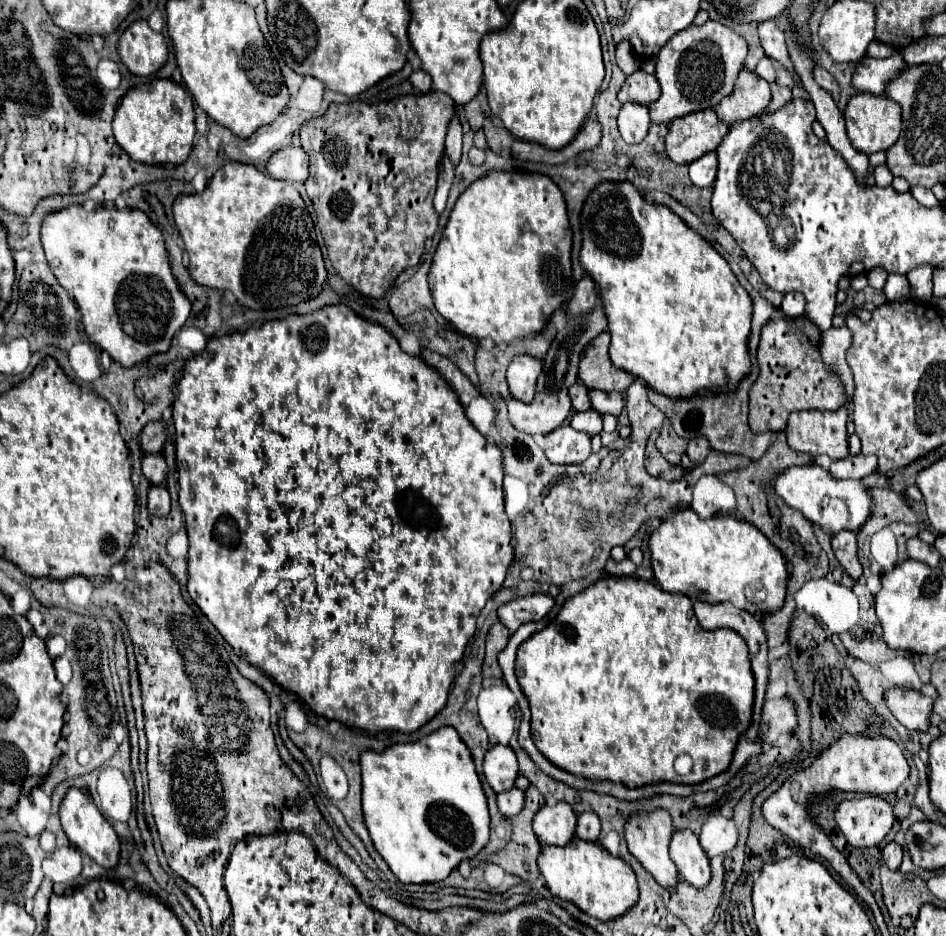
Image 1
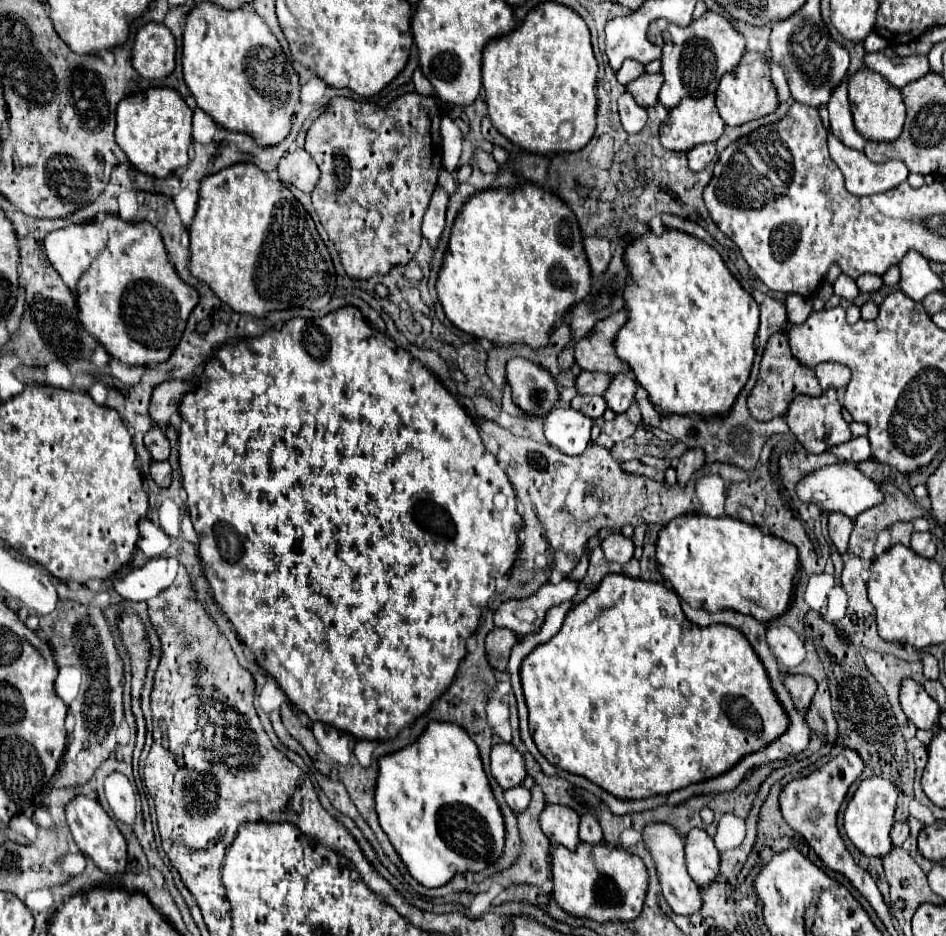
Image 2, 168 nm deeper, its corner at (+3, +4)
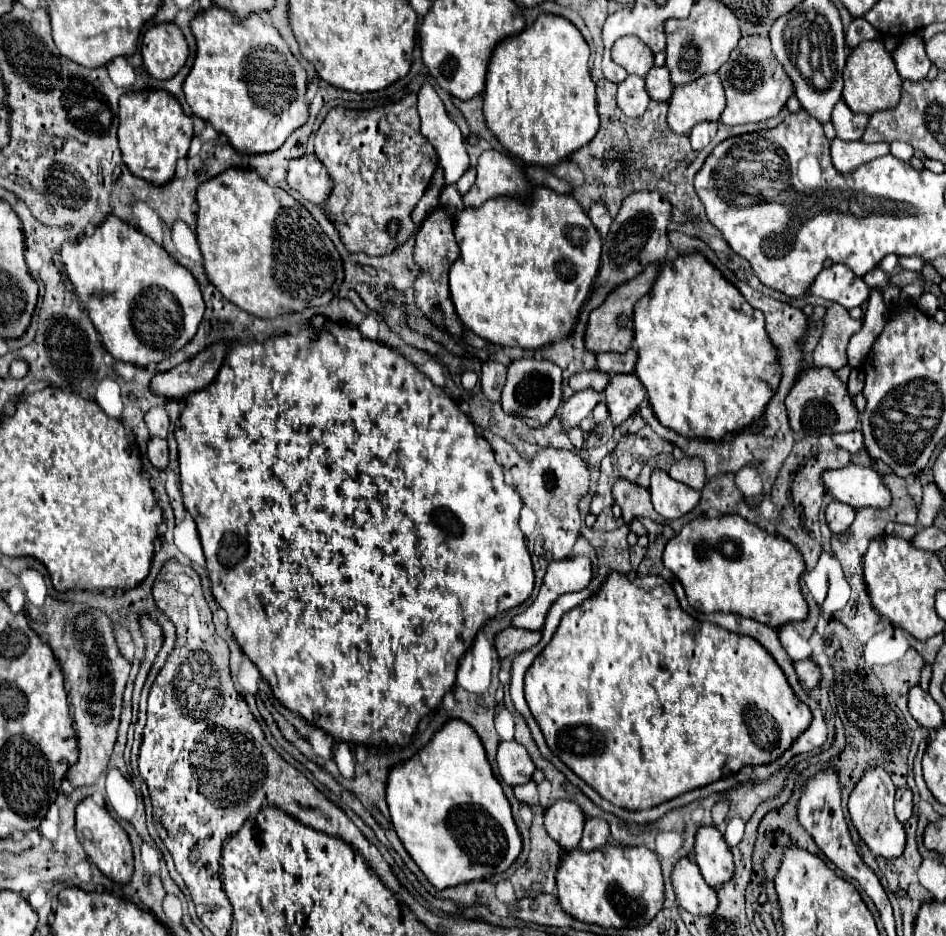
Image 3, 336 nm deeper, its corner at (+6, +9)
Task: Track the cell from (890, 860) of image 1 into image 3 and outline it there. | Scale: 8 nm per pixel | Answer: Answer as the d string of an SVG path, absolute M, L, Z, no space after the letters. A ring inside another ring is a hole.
M910 787L896 789L896 815L902 823L906 823L910 819L912 807L914 807L914 797L912 797Z

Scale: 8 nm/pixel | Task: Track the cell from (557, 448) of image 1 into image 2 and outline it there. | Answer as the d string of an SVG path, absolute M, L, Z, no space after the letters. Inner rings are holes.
M571 408L551 410L543 420L547 442L569 456L577 456L587 448L591 426L593 422L589 422L587 416L571 412Z

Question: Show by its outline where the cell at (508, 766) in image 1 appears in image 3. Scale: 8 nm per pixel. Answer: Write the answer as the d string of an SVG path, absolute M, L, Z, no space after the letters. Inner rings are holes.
M502 741L498 747L498 769L508 785L524 785L532 779L536 765L526 749L516 741Z

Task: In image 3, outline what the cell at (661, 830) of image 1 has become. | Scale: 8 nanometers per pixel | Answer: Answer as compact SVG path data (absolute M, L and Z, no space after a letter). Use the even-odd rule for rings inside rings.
M680 859L672 871L672 885L678 903L692 915L712 915L718 909L716 889L708 887L696 863L690 859Z

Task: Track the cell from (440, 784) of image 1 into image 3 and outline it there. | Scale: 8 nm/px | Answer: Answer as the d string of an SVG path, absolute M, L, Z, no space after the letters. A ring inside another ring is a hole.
M450 719L416 757L390 771L386 799L394 829L406 851L422 869L426 879L440 891L504 873L522 851L522 837L514 823L510 801L492 773L476 731L460 719Z

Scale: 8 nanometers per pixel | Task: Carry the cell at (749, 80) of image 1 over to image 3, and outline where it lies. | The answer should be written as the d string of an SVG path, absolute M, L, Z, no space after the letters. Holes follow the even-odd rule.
M744 35L738 47L730 53L730 59L718 69L718 75L726 91L726 109L720 115L724 125L744 125L772 119L794 95L790 77L778 59L774 59L768 35Z

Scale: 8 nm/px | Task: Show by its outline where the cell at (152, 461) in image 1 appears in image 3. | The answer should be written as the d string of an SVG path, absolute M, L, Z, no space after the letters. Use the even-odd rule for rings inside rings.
M154 407L146 413L146 425L150 429L150 435L158 435L158 437L166 437L168 433L168 425L170 425L170 417L168 411L164 407Z

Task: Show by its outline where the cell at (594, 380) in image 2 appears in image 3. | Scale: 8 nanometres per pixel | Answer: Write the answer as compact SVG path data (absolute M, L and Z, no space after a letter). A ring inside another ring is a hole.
M628 349L626 353L600 353L598 355L598 365L596 369L608 373L608 375L616 375L616 373L634 373L634 365L638 361L638 353L636 349Z

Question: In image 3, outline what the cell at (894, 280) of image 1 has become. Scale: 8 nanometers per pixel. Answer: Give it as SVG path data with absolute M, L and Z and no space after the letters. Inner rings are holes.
M910 255L910 257L900 257L900 267L908 269L908 271L920 271L924 267L924 263L918 255Z

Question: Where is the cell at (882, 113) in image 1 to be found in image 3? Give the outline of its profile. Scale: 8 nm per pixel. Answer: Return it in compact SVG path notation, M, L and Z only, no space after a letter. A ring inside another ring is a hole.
M882 37L864 41L852 49L844 67L844 91L842 91L842 99L852 111L872 115L876 111L890 109L900 99L900 87L902 87L902 77L898 75L894 59L886 51Z

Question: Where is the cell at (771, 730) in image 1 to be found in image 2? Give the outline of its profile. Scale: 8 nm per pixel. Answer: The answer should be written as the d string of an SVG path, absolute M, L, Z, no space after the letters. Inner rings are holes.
M785 676L783 678L783 684L785 688L789 690L791 698L793 698L793 704L797 710L807 710L809 704L811 704L811 698L817 690L817 682L809 676Z

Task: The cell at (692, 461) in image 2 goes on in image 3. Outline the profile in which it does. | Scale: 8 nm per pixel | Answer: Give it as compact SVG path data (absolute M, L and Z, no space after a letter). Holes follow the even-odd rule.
M694 457L694 459L680 459L672 465L670 473L668 473L672 479L676 481L682 481L686 483L688 487L700 491L704 485L706 485L706 475L704 475L704 463L702 459Z

